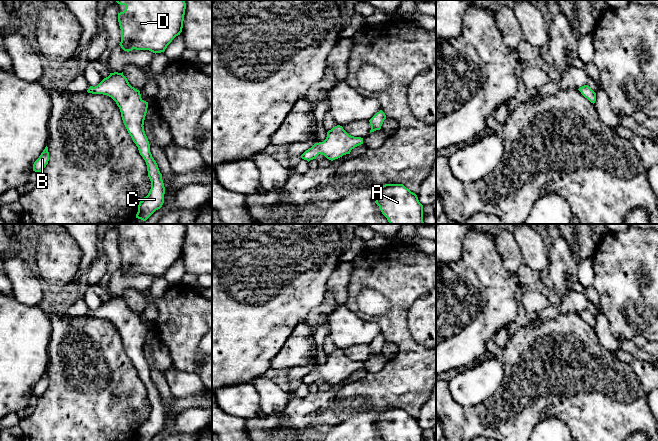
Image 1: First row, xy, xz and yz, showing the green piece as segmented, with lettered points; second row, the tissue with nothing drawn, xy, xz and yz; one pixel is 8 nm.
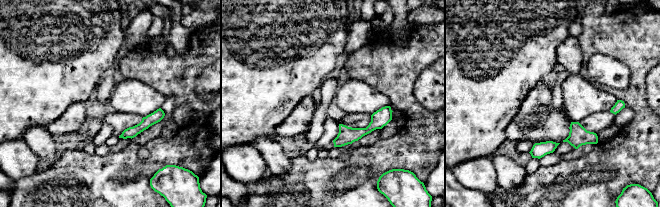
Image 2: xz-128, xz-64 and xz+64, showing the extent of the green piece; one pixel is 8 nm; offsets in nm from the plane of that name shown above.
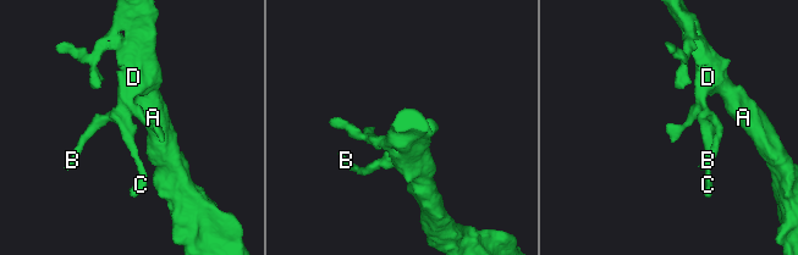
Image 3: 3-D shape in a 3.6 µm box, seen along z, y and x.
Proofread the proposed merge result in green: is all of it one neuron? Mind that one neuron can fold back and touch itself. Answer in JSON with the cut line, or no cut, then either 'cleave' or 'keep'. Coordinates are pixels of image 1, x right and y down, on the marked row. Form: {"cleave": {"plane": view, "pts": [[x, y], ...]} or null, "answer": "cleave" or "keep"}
{"cleave": null, "answer": "keep"}

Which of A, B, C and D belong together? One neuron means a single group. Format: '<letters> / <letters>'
A B C D

